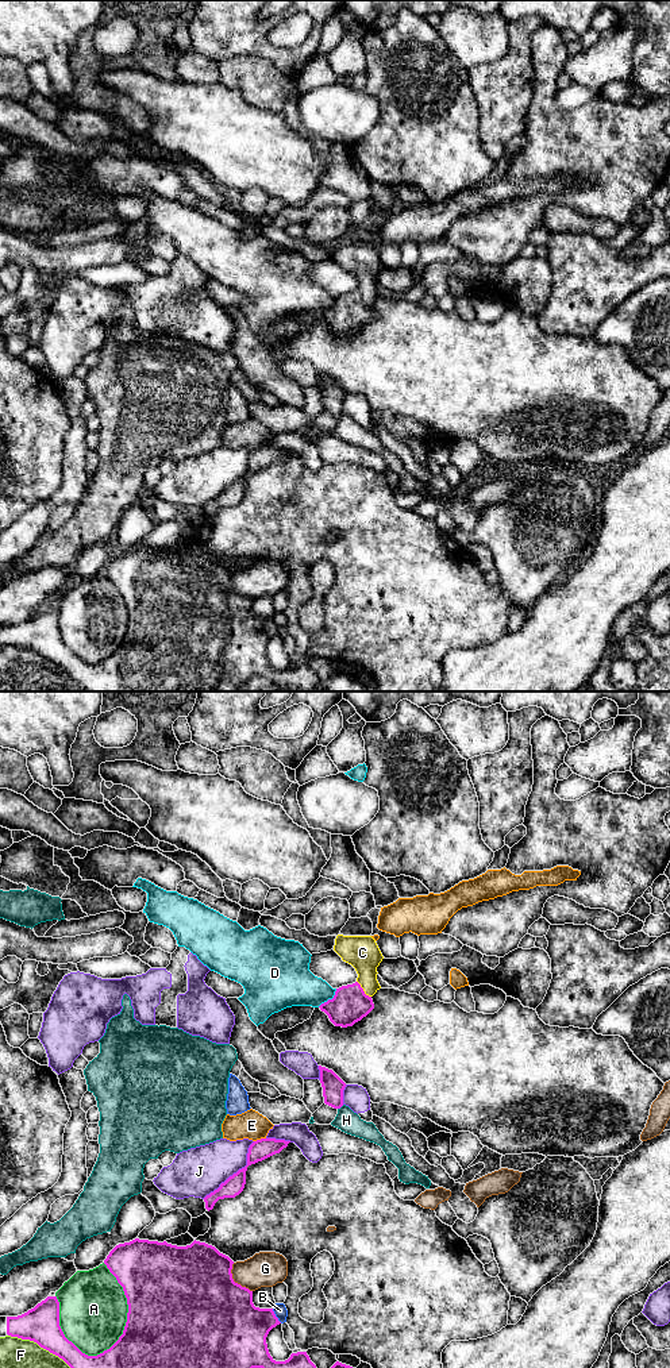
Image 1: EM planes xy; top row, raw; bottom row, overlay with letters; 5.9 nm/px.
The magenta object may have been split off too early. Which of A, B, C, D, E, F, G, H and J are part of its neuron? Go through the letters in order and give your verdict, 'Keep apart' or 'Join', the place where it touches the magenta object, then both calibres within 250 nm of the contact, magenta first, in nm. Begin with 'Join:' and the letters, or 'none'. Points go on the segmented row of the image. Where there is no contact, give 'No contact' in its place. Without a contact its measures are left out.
Join: C
A: Keep apart. Touches magenta at xy (127, 1316). Thickness 500 nm (magenta) against 400 nm
B: Keep apart. Touches magenta at xy (274, 1316). Thickness 380 nm (magenta) against 80 nm
C: Join. Touches magenta at xy (362, 990). Thickness 220 nm (magenta) against 200 nm
D: Keep apart. Touches magenta at xy (328, 1000). Thickness 220 nm (magenta) against 280 nm
E: Keep apart. Touches magenta at xy (261, 1139). Thickness 120 nm (magenta) against 170 nm
F: Keep apart. Touches magenta at xy (39, 1345). Thickness 220 nm (magenta) against 180 nm
G: Keep apart. Touches magenta at xy (233, 1280). Thickness 500 nm (magenta) against 200 nm
H: Keep apart. Touches magenta at xy (341, 1106). Thickness 130 nm (magenta) against 140 nm
J: Keep apart. Touches magenta at xy (237, 1172). Thickness 120 nm (magenta) against 300 nm

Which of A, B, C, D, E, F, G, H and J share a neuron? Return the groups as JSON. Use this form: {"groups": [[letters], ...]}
{"groups": [["A"], ["B"], ["C"], ["D"], ["E"], ["F"], ["G"], ["H"], ["J"]]}

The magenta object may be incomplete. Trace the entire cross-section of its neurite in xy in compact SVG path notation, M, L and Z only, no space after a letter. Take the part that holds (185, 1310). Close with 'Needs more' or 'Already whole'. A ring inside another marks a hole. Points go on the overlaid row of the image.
M135 1238L116 1245L104 1264L123 1287L128 1305L123 1334L109 1349L97 1356L88 1356L69 1341L59 1326L57 1296L47 1296L22 1315L0 1317L0 1337L34 1341L70 1368L316 1368L307 1352L292 1353L285 1361L276 1361L270 1356L266 1337L281 1322L273 1309L254 1306L253 1291L232 1279L234 1261L212 1245L195 1240L190 1245L177 1246L166 1241Z. Needs more

